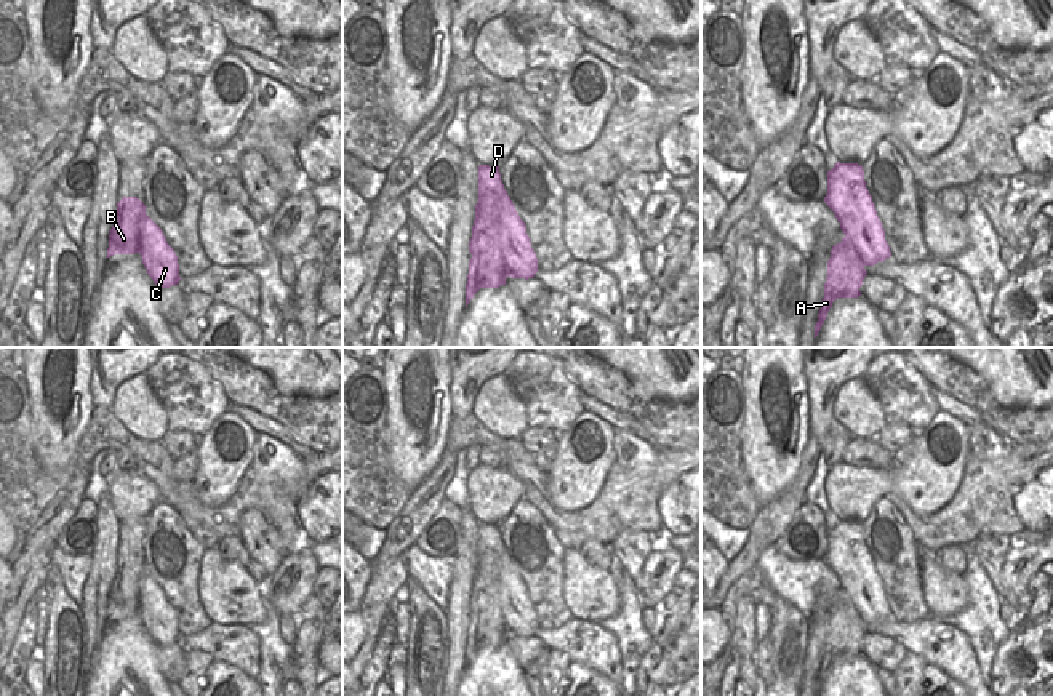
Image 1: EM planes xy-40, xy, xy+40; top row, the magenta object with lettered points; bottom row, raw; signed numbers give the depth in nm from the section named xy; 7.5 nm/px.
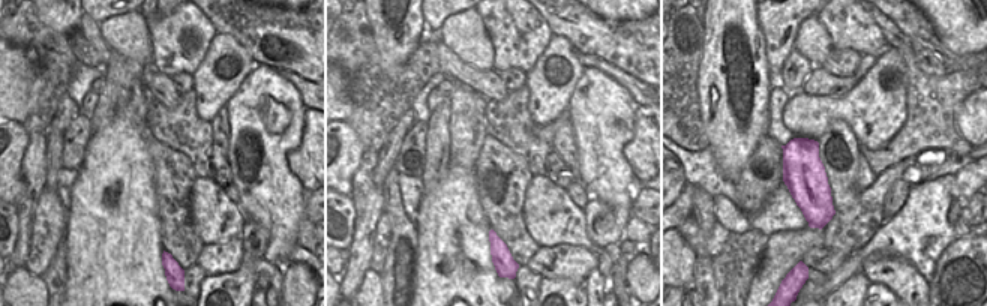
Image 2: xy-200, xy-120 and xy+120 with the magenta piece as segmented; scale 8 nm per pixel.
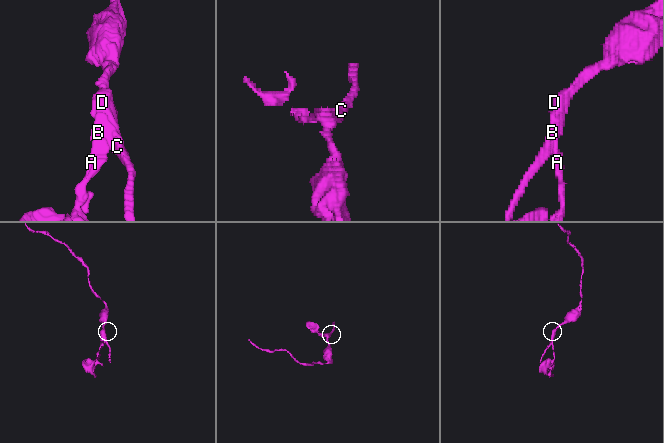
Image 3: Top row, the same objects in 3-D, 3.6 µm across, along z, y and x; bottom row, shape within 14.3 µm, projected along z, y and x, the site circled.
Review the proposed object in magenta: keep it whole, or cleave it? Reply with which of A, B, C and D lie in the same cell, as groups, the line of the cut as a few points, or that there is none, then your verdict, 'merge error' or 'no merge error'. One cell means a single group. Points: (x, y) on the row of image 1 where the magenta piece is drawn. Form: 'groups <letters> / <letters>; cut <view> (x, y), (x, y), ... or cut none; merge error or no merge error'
groups A B / C D; cut xy (480, 194), (496, 197), (503, 205), (500, 252), (509, 276); merge error

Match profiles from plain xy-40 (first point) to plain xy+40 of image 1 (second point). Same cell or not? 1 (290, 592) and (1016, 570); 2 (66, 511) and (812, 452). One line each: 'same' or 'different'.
1: same
2: same

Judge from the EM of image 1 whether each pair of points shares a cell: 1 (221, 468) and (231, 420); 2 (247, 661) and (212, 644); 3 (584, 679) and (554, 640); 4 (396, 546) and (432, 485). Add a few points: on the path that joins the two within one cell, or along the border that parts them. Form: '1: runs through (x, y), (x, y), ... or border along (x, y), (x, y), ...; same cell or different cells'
1: runs through (220, 455), (231, 439), (231, 431); same cell
2: runs through (239, 653), (229, 644), (220, 642); same cell
3: border along (572, 660), (607, 676); different cells
4: runs through (404, 532), (424, 500); same cell

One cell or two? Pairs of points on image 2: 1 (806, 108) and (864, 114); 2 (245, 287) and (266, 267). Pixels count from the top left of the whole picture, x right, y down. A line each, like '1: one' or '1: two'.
1: one
2: two

